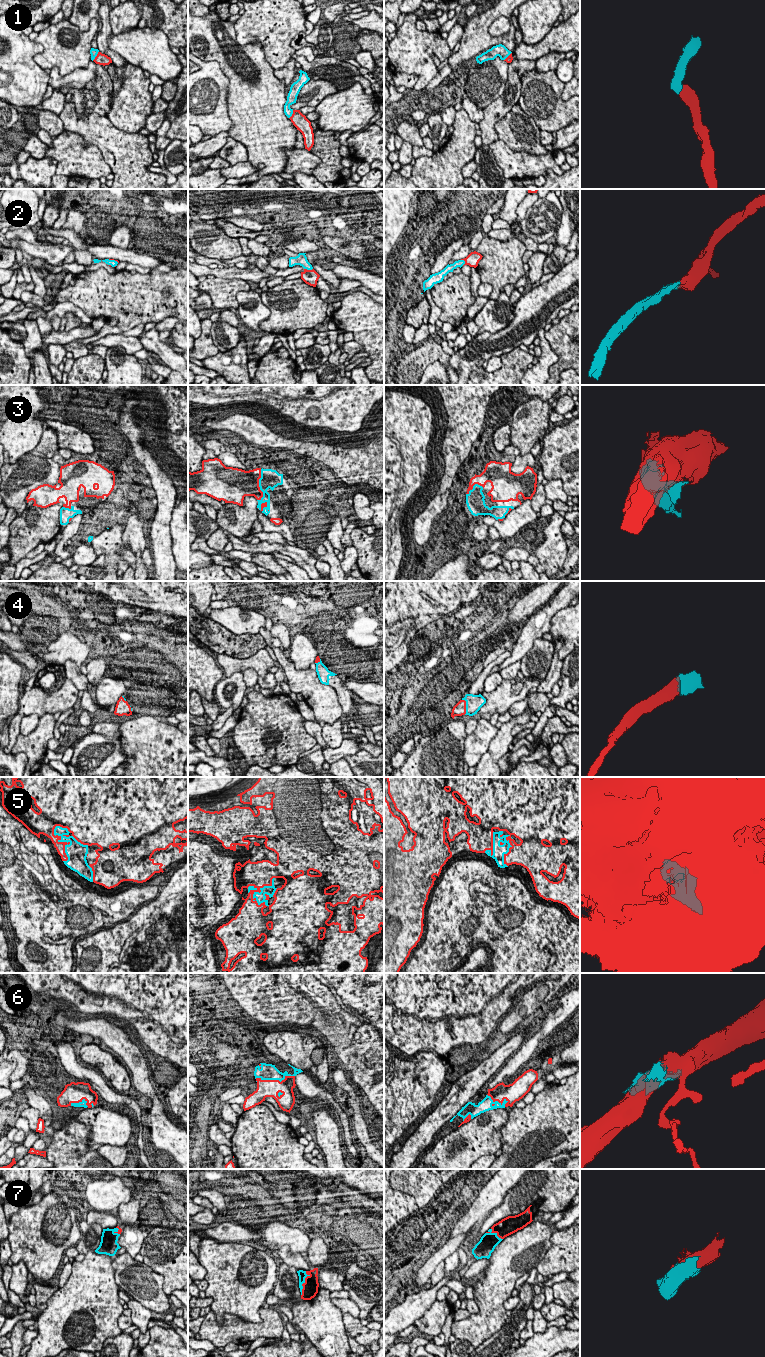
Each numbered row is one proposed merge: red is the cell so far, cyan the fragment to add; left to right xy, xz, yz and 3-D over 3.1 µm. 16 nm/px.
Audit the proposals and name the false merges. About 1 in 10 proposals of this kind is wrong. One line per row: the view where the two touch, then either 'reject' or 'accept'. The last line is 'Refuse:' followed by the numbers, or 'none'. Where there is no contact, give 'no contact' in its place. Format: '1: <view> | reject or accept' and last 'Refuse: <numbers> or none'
1: xy | accept
2: xz | accept
3: xz | accept
4: yz | accept
5: xz | accept
6: xz | accept
7: xz | accept
Refuse: none

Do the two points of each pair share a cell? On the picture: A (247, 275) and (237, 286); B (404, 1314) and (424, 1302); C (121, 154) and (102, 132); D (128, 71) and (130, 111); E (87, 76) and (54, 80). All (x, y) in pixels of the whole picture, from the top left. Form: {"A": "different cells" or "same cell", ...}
{"A": "different cells", "B": "same cell", "C": "same cell", "D": "same cell", "E": "same cell"}

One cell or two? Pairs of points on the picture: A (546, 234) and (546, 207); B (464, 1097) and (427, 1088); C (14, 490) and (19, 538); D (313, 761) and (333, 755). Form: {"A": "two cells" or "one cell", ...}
{"A": "one cell", "B": "two cells", "C": "two cells", "D": "two cells"}

